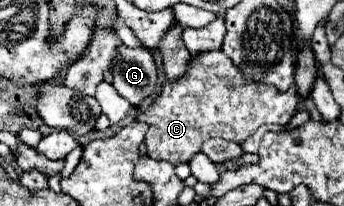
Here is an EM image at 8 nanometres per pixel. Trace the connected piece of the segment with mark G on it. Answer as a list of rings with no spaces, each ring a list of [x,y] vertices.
[[[118,47],[116,59],[112,59],[114,87],[132,105],[140,105],[156,91],[156,65],[150,51]]]

